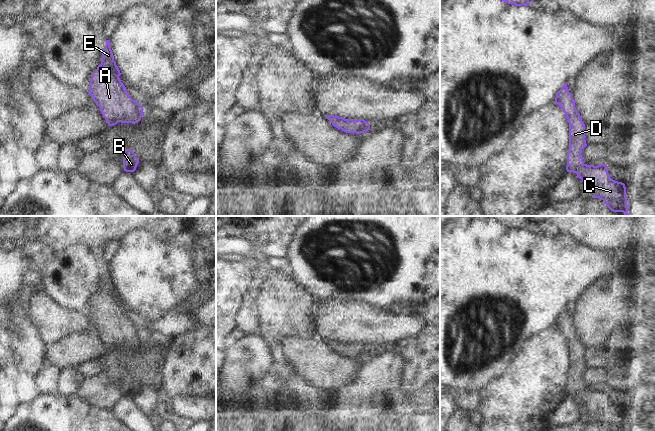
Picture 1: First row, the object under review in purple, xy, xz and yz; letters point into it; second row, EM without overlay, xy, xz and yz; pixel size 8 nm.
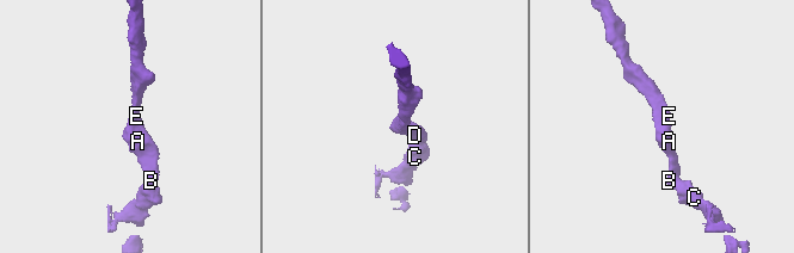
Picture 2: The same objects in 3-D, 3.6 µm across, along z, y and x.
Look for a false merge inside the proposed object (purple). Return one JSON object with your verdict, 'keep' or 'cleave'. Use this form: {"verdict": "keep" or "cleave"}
{"verdict": "keep"}

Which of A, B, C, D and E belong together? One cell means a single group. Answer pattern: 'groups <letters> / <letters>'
groups A B C D E

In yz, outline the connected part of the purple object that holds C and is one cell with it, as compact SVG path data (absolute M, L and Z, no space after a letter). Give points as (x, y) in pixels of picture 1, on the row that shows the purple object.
M567 83L556 94L555 103L561 107L569 123L567 172L576 173L583 182L583 188L590 190L594 198L603 200L611 211L623 212L625 216L630 216L625 184L609 177L606 164L594 166L587 165L583 161L581 153L582 149L587 145L585 124L575 107Z

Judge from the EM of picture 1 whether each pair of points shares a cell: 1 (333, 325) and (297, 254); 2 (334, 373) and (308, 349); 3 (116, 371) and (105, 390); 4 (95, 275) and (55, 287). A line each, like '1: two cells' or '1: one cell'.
1: two cells
2: one cell
3: two cells
4: one cell

